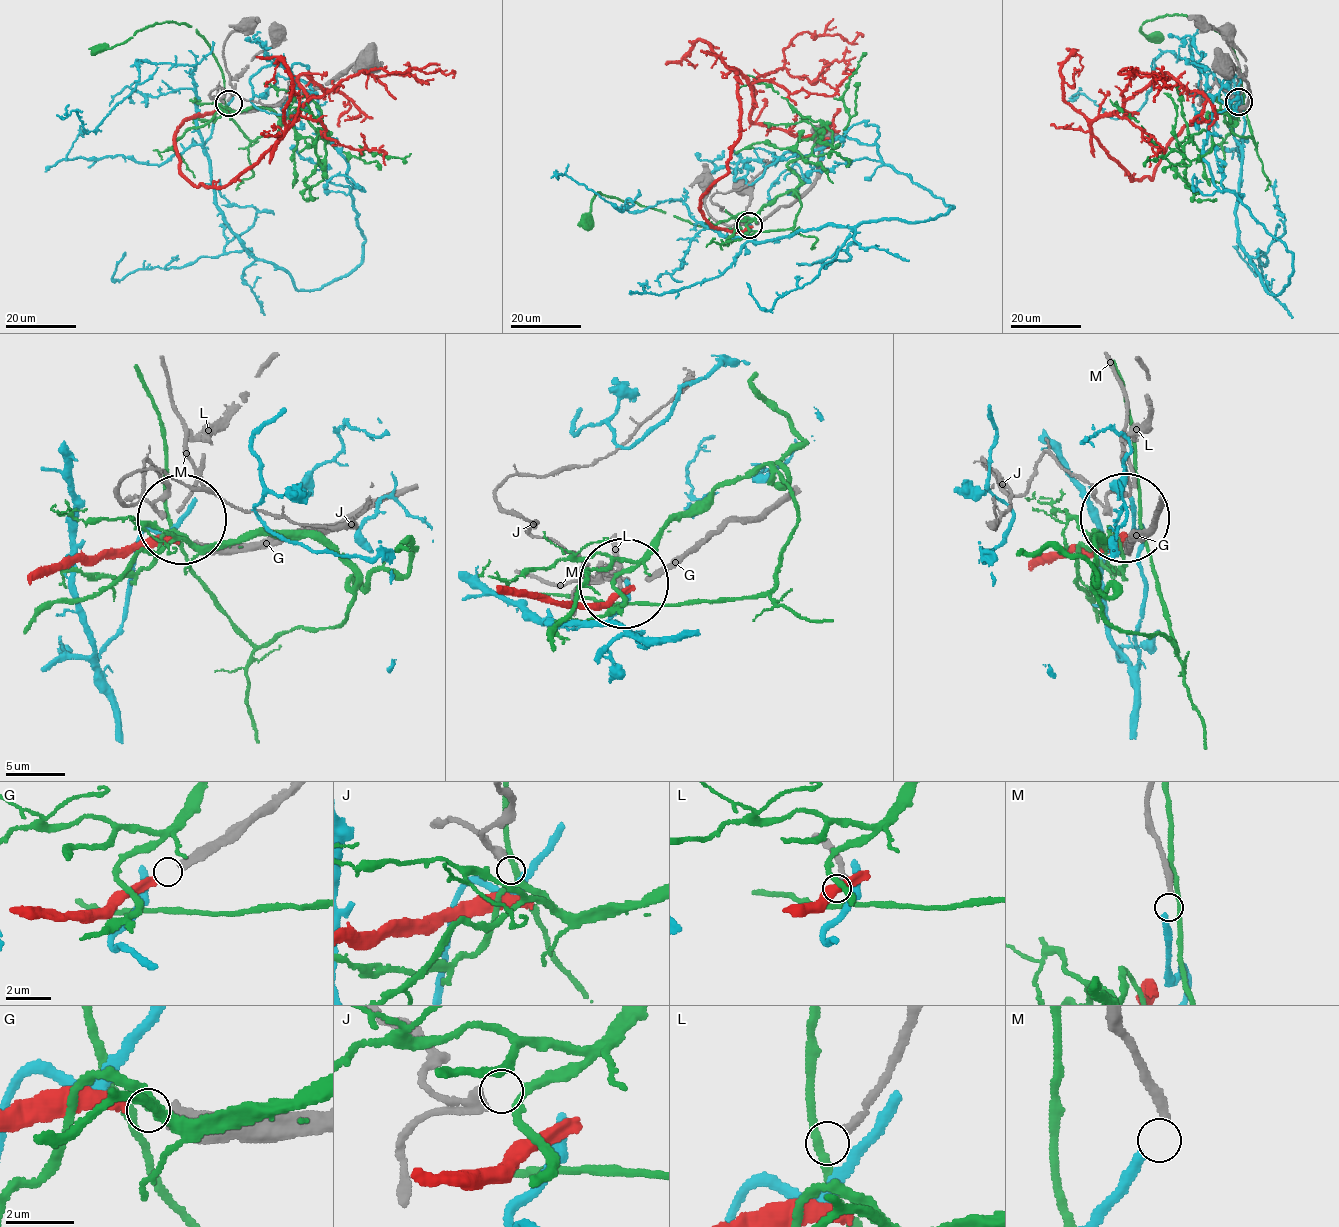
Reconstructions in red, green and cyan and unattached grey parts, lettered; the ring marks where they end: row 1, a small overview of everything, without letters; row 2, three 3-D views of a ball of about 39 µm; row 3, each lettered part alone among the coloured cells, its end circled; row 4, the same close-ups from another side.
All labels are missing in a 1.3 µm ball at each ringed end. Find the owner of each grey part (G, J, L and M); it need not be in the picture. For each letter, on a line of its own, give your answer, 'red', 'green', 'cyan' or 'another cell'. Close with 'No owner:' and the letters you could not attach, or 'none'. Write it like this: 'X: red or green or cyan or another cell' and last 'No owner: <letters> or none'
G: red
J: green
L: another cell
M: cyan
No owner: L

